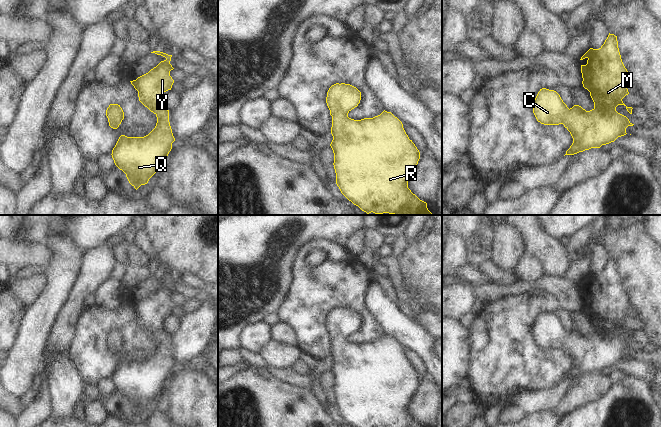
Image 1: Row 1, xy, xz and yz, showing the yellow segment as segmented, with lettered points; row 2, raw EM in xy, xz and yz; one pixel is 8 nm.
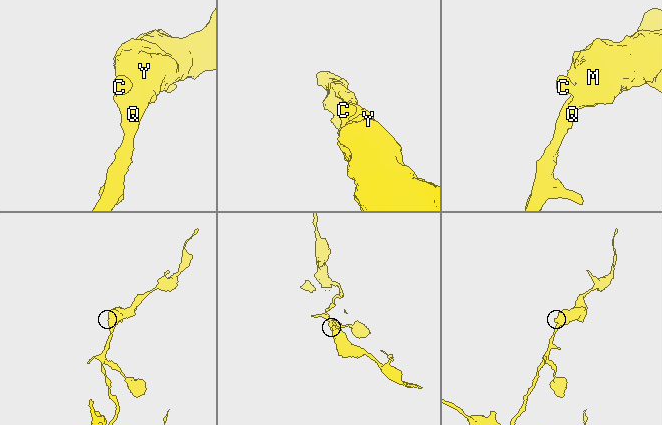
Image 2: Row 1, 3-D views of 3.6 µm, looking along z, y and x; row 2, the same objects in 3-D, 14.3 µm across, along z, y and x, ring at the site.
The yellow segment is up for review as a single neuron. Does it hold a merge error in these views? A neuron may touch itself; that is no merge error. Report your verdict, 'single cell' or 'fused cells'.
single cell

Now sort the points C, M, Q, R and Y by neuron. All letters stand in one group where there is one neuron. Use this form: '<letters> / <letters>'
C M Q R Y

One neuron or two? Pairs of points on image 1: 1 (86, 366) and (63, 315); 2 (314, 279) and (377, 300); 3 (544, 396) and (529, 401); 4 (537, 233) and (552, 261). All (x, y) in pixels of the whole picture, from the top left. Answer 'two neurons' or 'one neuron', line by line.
1: two neurons
2: two neurons
3: one neuron
4: one neuron

